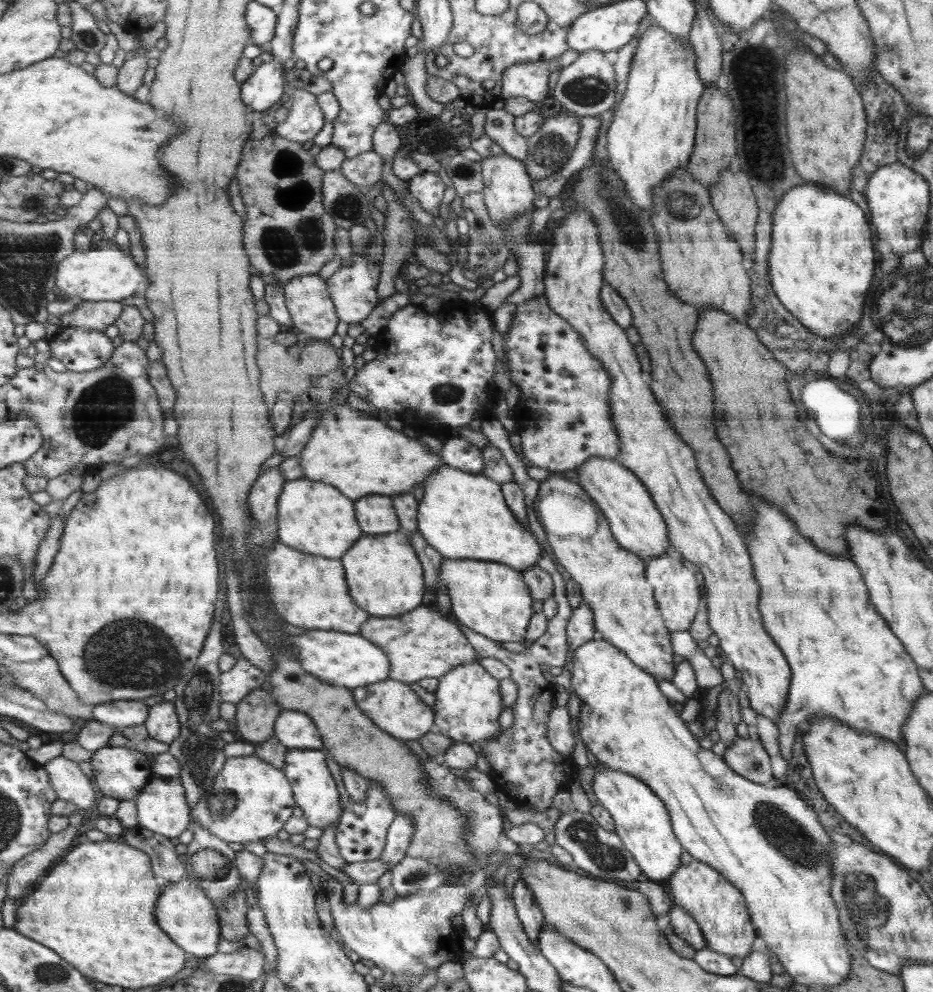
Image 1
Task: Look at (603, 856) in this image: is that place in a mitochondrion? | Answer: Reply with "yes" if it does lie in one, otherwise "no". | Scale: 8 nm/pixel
yes

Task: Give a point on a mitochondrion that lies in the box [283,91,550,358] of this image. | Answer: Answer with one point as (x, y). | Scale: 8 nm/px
(348, 206)

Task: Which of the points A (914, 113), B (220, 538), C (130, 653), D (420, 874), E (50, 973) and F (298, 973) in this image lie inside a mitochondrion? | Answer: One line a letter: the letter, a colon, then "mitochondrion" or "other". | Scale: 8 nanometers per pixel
A: other
B: other
C: mitochondrion
D: mitochondrion
E: mitochondrion
F: other

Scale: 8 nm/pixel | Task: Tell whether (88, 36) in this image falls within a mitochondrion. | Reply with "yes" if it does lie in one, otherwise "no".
yes

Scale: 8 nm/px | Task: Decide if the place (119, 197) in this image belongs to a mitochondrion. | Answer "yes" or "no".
no

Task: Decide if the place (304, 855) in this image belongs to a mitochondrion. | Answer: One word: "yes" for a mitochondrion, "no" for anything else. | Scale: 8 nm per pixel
no

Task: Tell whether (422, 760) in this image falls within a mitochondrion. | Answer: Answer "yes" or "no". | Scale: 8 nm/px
no

